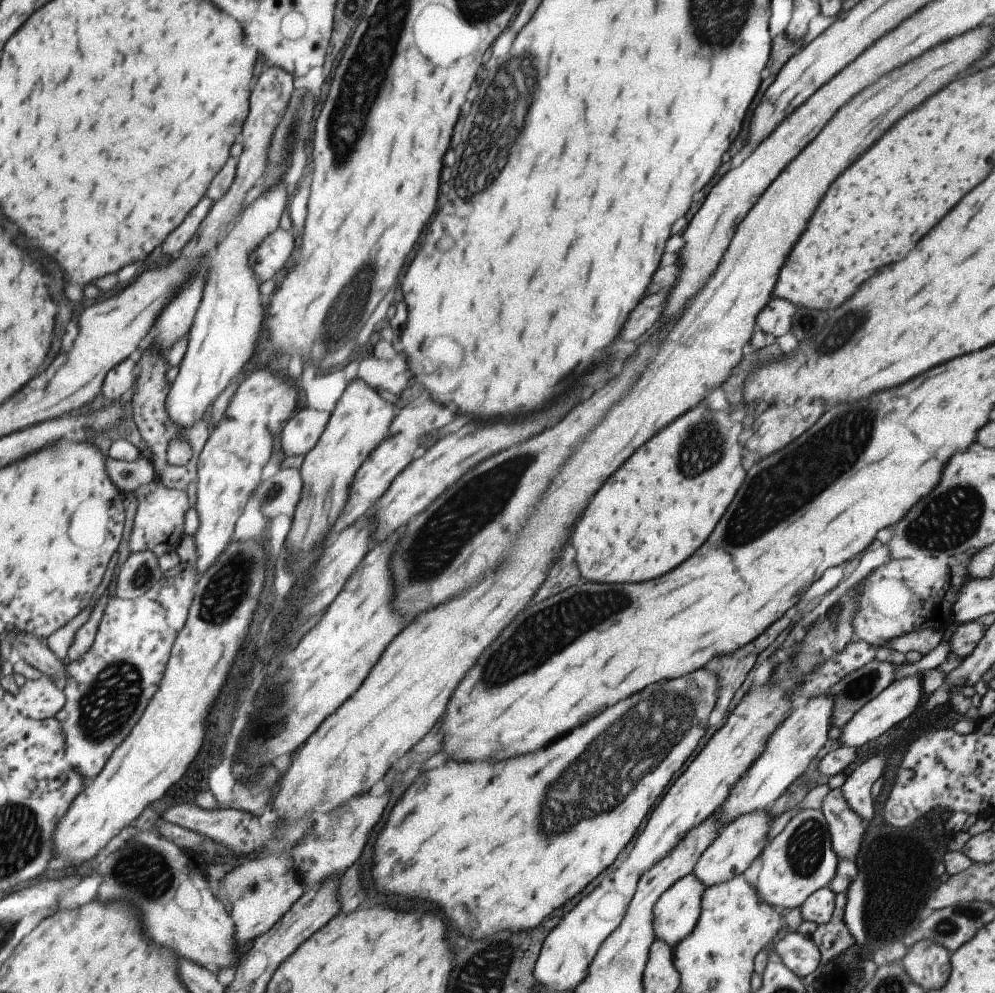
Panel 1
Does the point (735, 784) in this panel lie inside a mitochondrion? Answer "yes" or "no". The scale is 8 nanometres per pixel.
no

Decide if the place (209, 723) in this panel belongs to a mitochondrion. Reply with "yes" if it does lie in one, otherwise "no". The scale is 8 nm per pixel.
no

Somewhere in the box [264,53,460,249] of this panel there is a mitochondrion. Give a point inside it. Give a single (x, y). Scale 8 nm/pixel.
(289, 135)

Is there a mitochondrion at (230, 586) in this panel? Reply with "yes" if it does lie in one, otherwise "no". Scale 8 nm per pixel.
yes

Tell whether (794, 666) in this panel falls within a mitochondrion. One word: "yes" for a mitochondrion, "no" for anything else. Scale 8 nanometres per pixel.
yes

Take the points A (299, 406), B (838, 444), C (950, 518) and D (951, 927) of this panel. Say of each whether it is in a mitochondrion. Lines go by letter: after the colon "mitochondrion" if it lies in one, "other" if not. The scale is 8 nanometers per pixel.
A: other
B: mitochondrion
C: mitochondrion
D: mitochondrion

